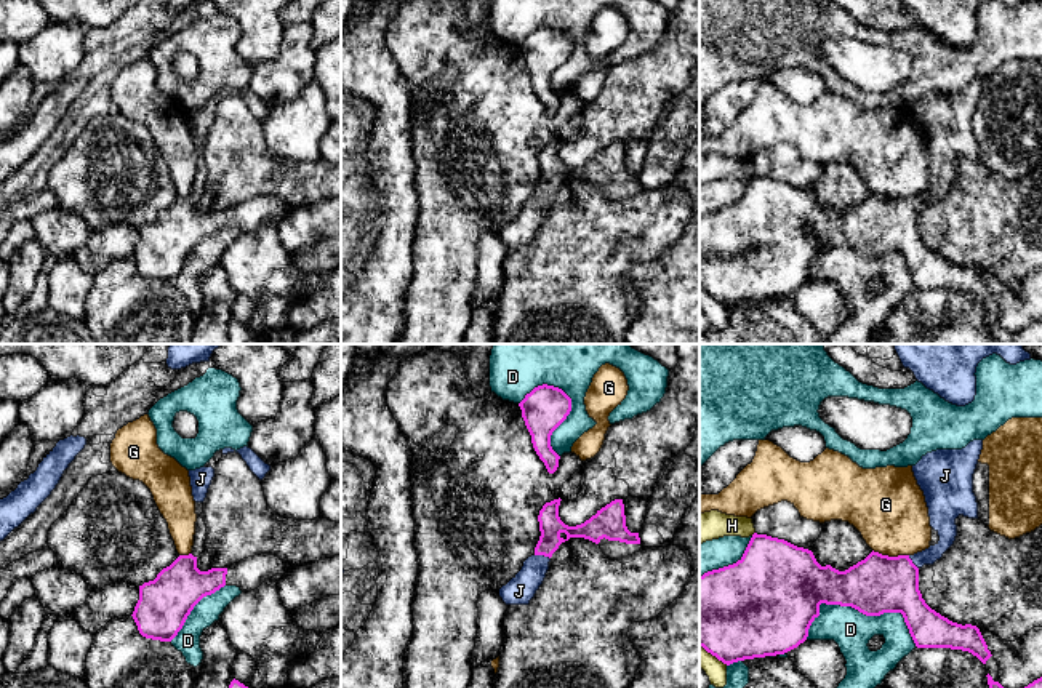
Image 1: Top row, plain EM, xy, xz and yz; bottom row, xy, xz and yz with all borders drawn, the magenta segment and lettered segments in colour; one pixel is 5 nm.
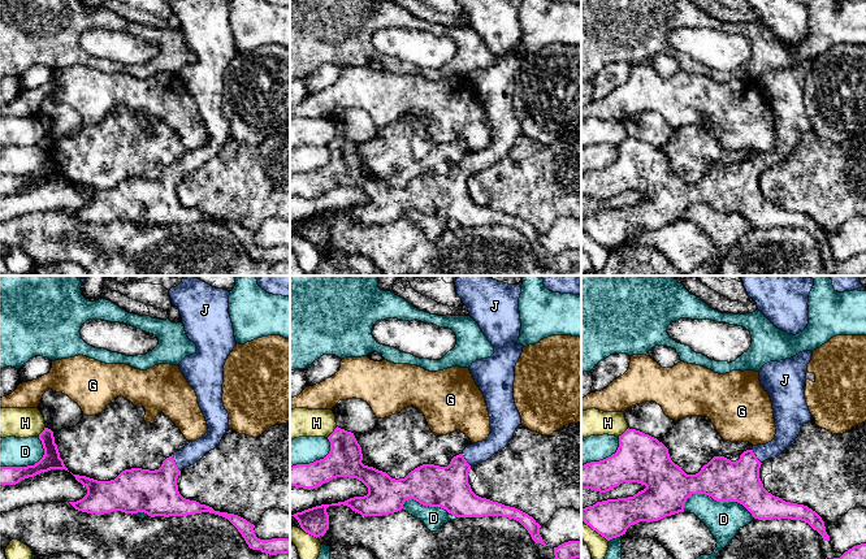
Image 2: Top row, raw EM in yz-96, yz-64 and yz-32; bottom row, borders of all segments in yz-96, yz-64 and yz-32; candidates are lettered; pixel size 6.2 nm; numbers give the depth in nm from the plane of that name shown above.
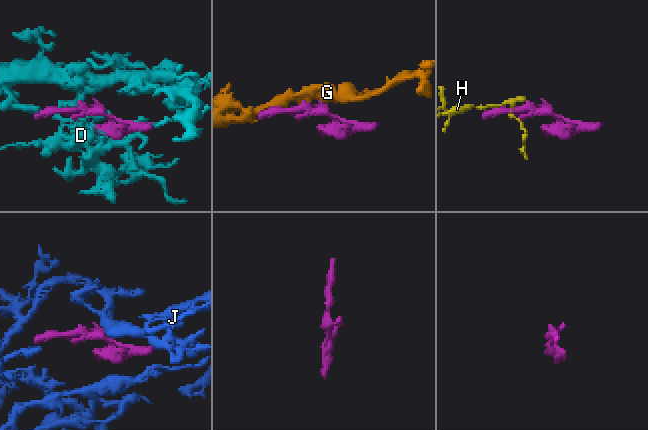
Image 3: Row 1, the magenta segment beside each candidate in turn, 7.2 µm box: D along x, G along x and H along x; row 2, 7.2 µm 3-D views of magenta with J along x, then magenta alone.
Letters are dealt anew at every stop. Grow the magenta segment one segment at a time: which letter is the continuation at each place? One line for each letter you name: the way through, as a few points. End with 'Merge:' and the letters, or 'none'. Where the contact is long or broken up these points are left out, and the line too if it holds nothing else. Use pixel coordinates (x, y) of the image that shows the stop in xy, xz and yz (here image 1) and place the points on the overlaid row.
J: across xz (551, 525), (549, 543), (543, 554), (533, 573), (519, 591)
Merge: J

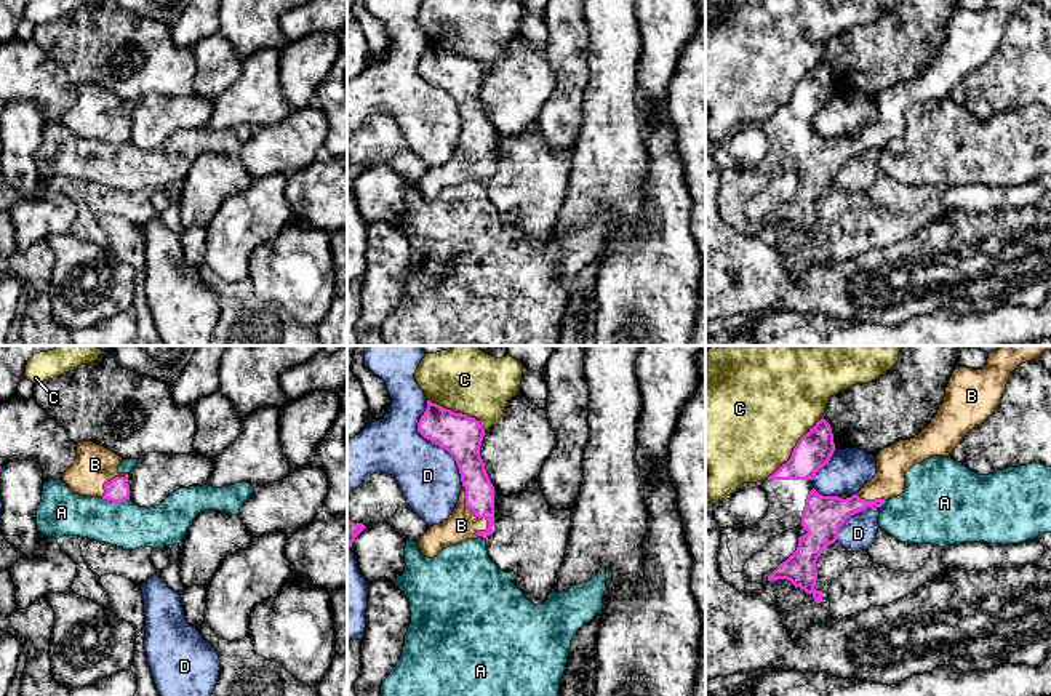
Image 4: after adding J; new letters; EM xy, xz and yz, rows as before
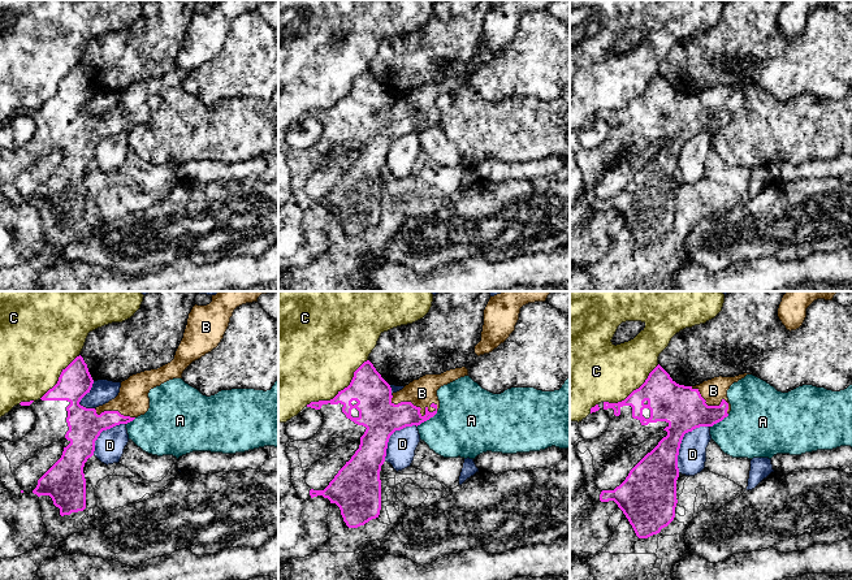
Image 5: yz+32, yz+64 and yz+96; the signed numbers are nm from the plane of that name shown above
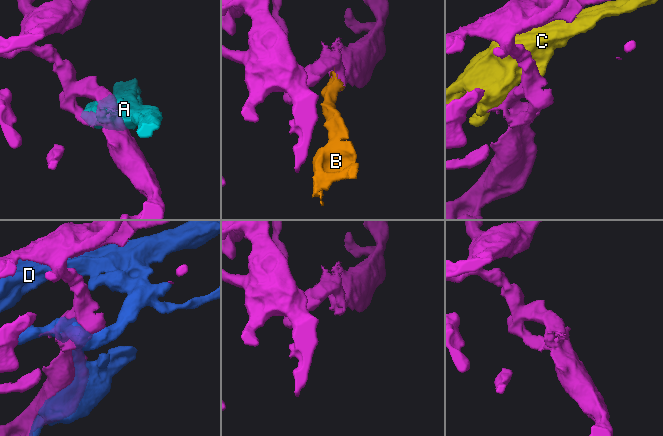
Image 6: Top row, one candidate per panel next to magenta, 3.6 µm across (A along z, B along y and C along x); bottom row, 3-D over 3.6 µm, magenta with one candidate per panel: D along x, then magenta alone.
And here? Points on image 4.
Merge: B

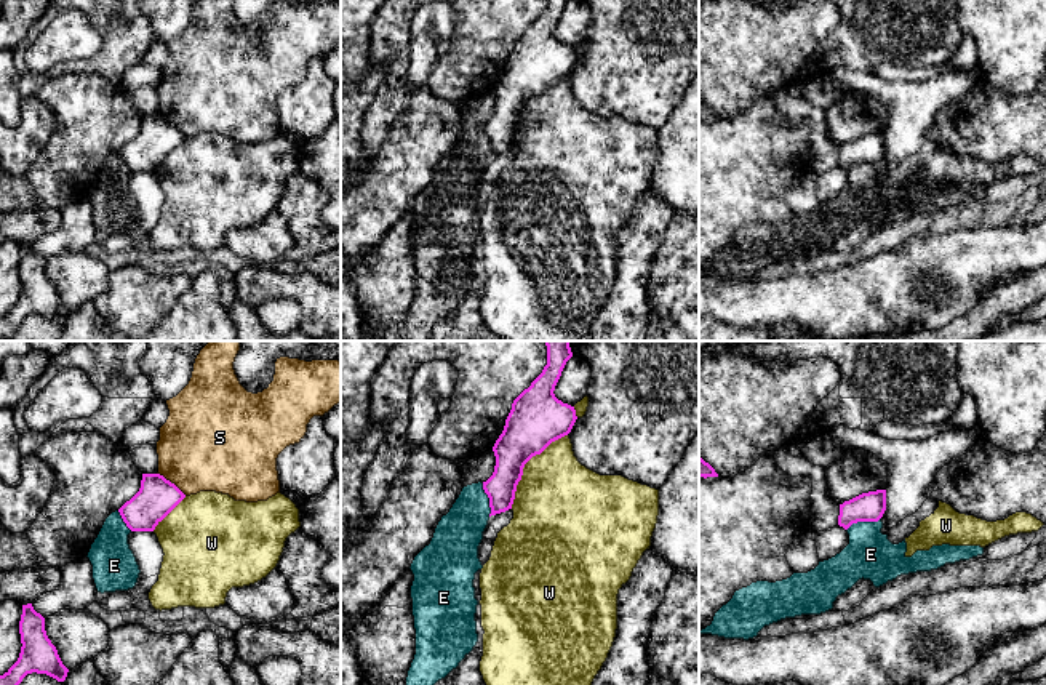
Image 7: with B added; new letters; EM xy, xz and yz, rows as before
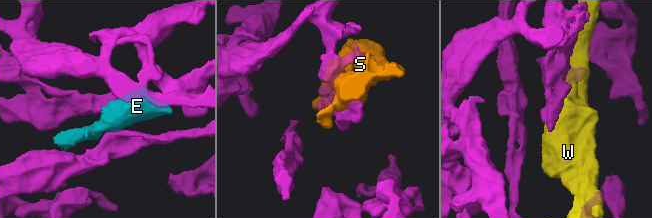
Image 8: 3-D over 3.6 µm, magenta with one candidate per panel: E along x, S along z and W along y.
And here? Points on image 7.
Merge: none

